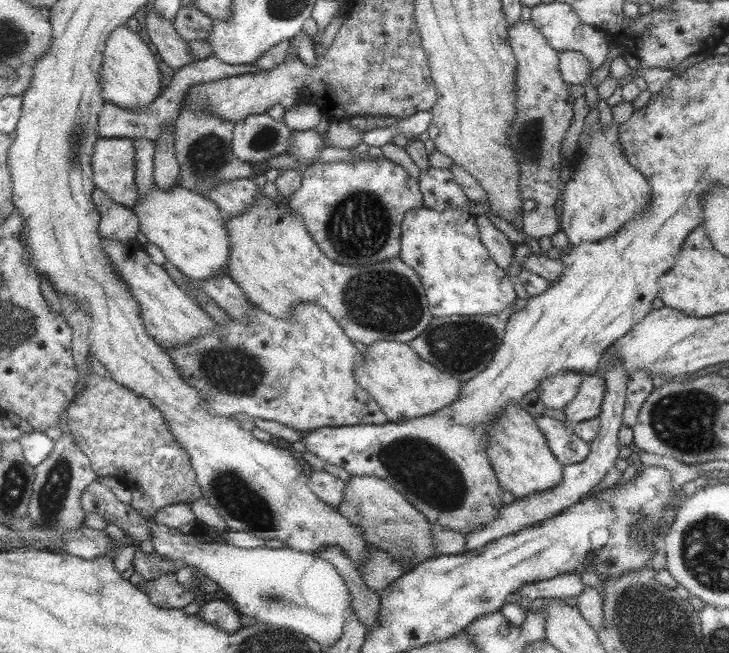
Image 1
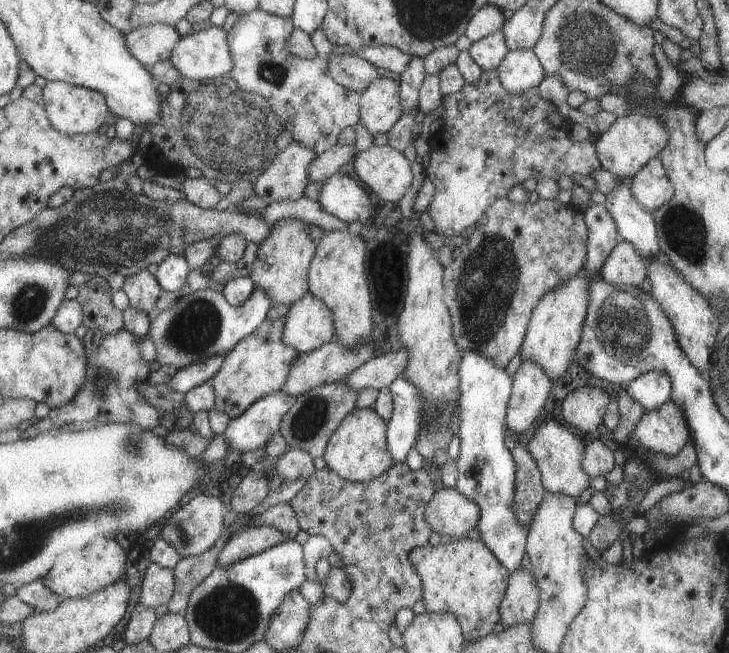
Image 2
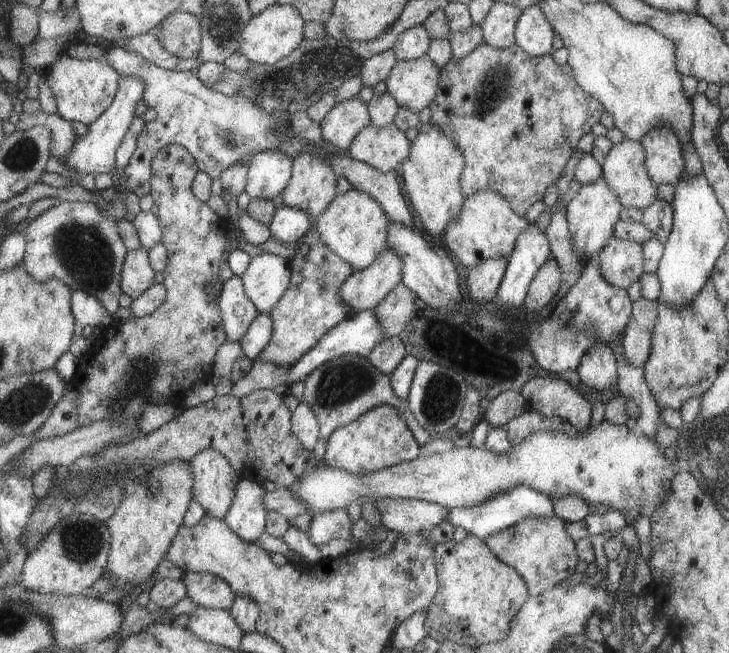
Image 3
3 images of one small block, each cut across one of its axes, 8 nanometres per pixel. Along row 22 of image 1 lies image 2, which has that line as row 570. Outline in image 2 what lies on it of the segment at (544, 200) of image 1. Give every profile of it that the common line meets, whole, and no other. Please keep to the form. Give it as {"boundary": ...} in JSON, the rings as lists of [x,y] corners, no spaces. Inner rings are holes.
{"boundary":[[[529,568],[511,571],[505,598],[499,605],[500,622],[507,626],[531,623],[538,607],[539,589]]]}

